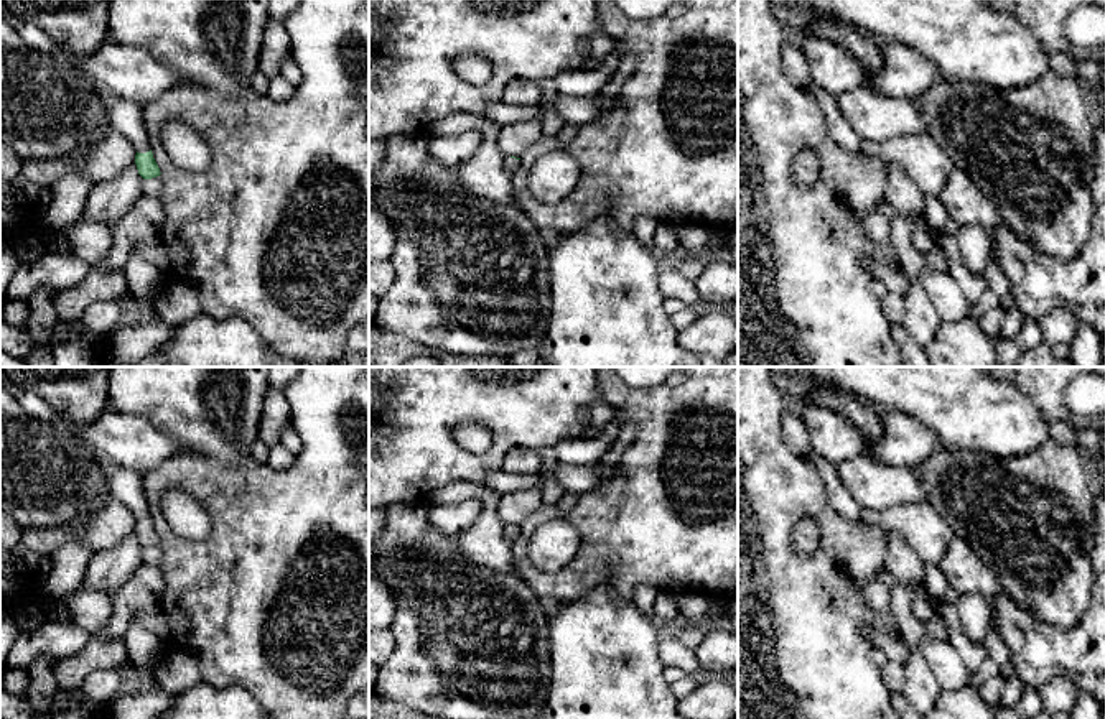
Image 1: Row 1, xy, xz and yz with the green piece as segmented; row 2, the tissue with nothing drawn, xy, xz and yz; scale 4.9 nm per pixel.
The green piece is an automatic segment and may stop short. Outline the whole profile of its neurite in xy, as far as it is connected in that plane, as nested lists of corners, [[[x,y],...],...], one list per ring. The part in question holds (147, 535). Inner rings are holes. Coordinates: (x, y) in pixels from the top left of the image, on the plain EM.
[[[112,467],[109,492],[114,500],[124,503],[133,513],[138,543],[143,548],[160,545],[160,536],[150,517],[142,475],[125,467]]]

